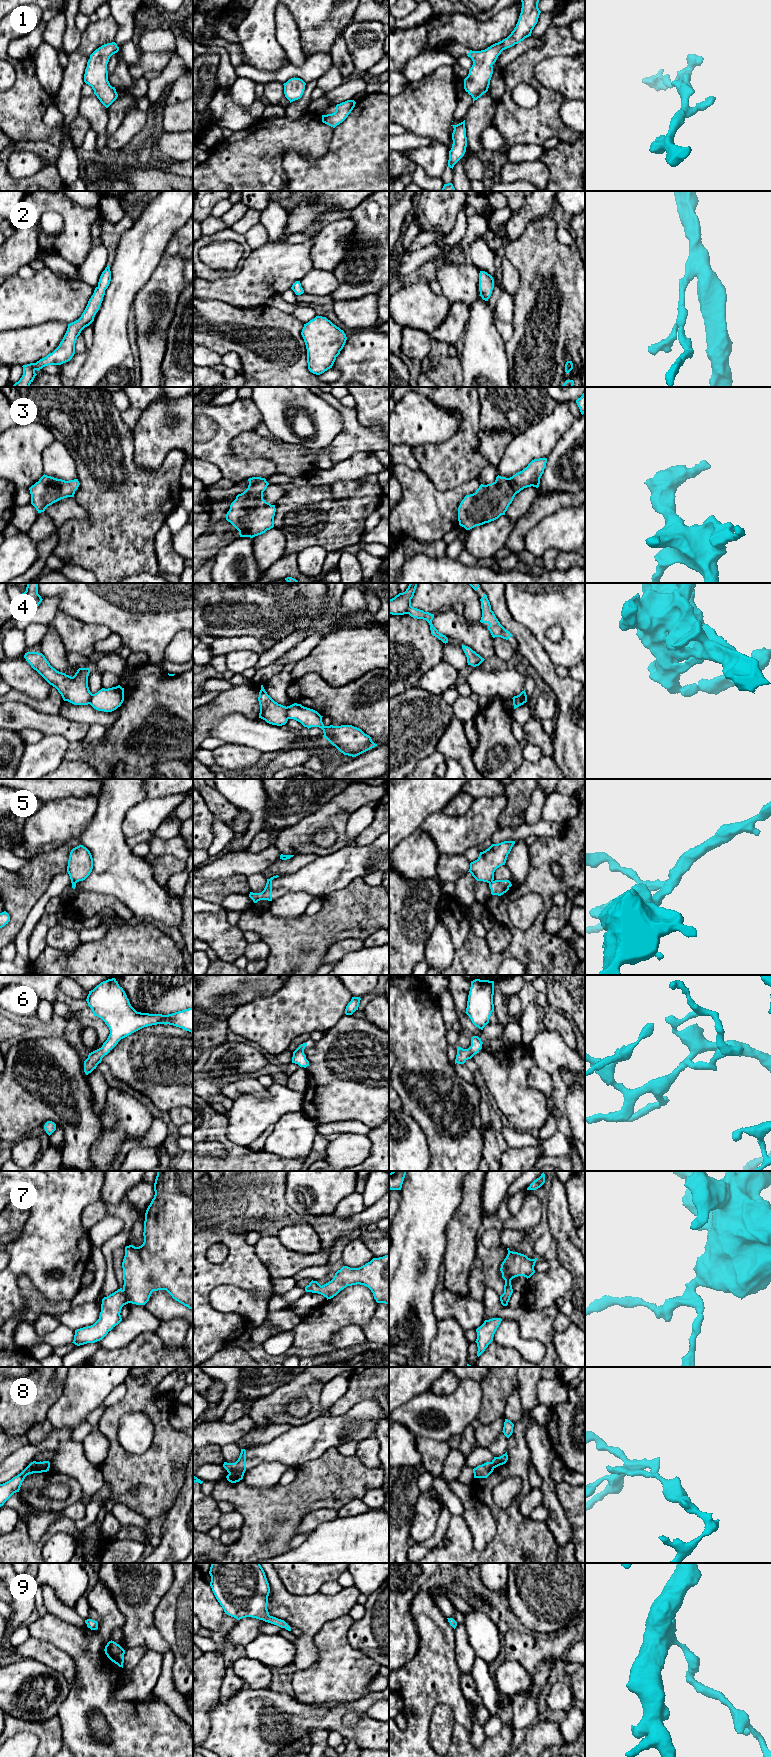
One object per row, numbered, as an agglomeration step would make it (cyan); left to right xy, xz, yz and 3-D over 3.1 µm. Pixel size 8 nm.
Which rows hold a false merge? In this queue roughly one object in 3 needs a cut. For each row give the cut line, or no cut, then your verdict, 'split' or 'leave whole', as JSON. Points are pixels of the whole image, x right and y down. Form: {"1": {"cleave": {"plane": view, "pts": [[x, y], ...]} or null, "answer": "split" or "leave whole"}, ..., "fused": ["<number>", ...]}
{"1": {"cleave": null, "answer": "leave whole"}, "2": {"cleave": null, "answer": "leave whole"}, "3": {"cleave": null, "answer": "leave whole"}, "4": {"cleave": {"plane": "yz", "pts": [[513, 697], [521, 697], [524, 702]]}, "answer": "split"}, "5": {"cleave": {"plane": "yz", "pts": [[492, 879], [489, 883]]}, "answer": "split"}, "6": {"cleave": null, "answer": "leave whole"}, "7": {"cleave": null, "answer": "leave whole"}, "8": {"cleave": {"plane": "xz", "pts": [[244, 1470], [232, 1470], [229, 1473]]}, "answer": "split"}, "9": {"cleave": null, "answer": "leave whole"}, "fused": ["4", "5", "8"]}

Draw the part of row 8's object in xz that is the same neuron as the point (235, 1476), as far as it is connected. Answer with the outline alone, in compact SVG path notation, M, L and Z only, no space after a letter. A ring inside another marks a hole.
M234 1470L231 1473L229 1473L226 1478L231 1483L239 1482L243 1479L245 1471L242 1470Z

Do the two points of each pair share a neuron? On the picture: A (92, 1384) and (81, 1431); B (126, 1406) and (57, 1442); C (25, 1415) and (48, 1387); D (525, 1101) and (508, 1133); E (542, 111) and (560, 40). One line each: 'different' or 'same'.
A: different
B: different
C: same
D: different
E: same

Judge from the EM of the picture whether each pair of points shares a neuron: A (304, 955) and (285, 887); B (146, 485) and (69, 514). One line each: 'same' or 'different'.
A: different
B: different

